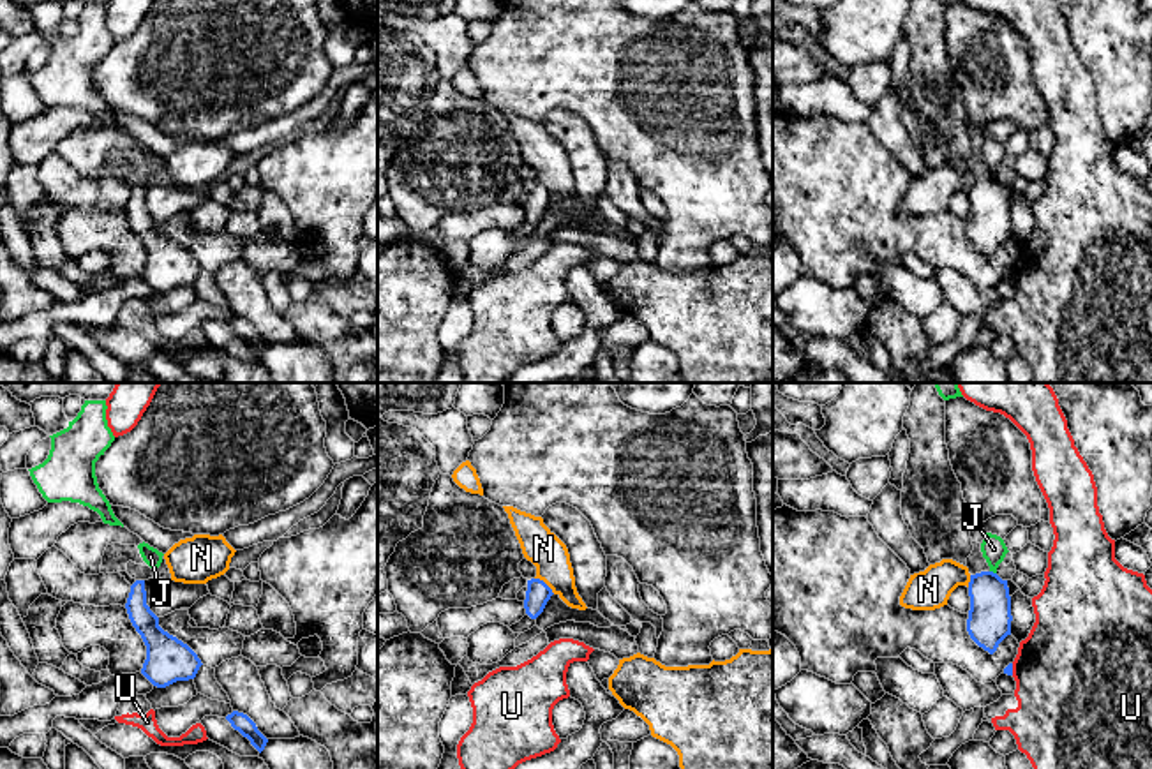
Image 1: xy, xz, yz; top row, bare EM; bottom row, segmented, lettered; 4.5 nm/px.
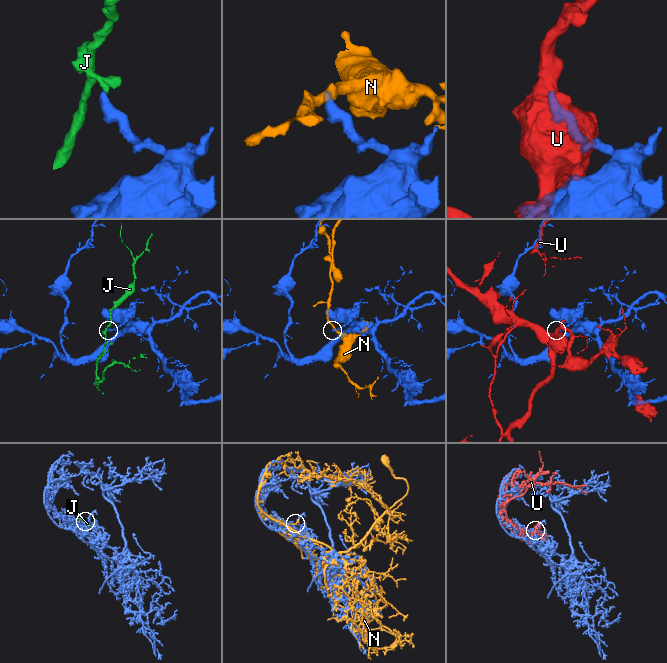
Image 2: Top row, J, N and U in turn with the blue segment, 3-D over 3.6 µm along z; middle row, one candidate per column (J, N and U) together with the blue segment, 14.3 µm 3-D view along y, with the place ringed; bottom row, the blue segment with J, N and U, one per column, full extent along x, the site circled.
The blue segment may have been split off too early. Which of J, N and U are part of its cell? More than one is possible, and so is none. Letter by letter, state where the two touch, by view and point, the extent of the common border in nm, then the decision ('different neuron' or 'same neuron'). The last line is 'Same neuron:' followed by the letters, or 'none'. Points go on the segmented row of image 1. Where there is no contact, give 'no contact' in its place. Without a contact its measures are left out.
J: contact yz (992, 572); length 40 nm; different neuron
N: contact xz (546, 584); length 120 nm; different neuron
U: contact yz (1011, 669); length 60 nm; different neuron
Same neuron: none

